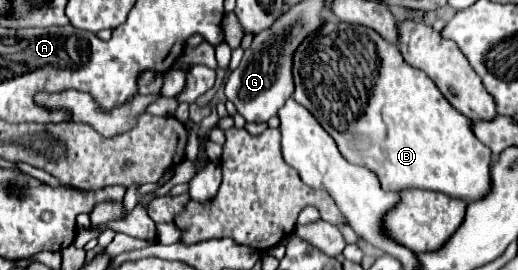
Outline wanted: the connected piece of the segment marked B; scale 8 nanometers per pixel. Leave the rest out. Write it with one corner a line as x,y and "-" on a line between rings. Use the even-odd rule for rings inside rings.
324,22
324,26
308,36
294,54
294,84
294,98
298,98
334,138
340,154
348,162
372,170
384,190
396,194
412,188
436,190
466,202
480,200
490,192
492,152
474,136
472,120
452,108
436,84
422,70
408,66
400,50
380,38
372,28
346,22

